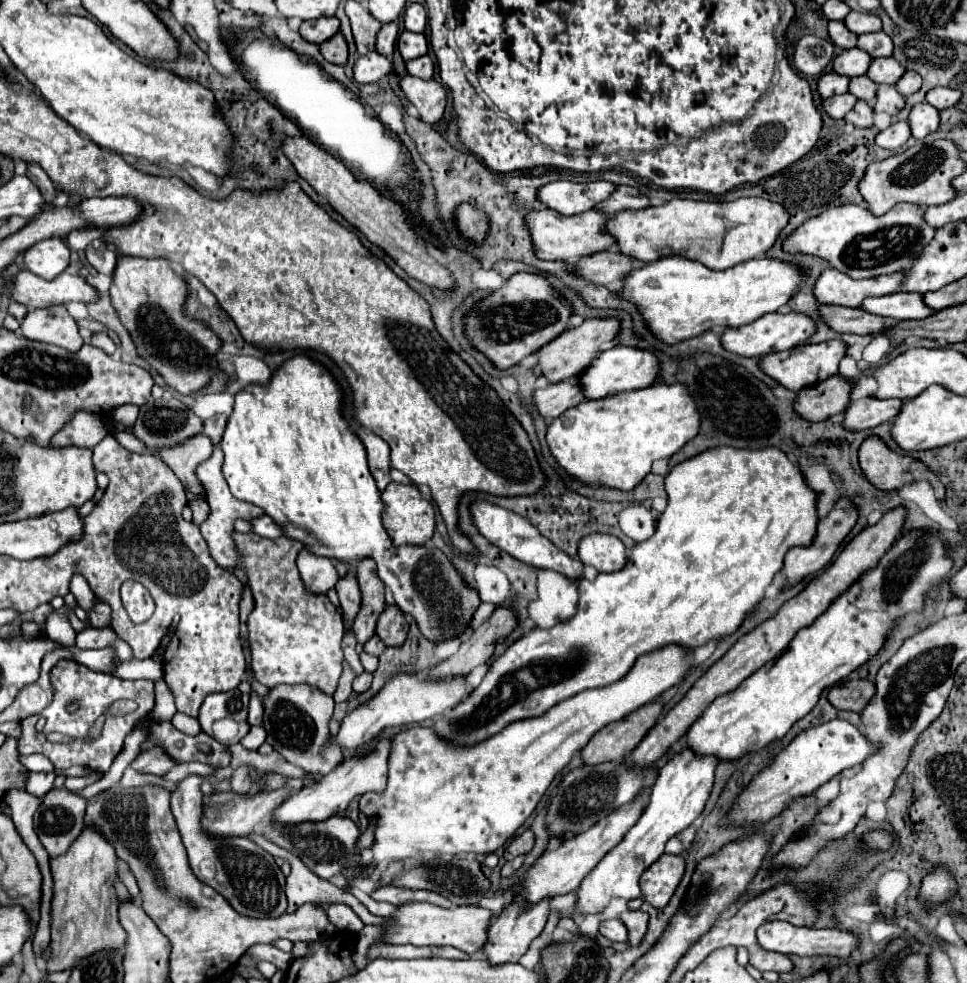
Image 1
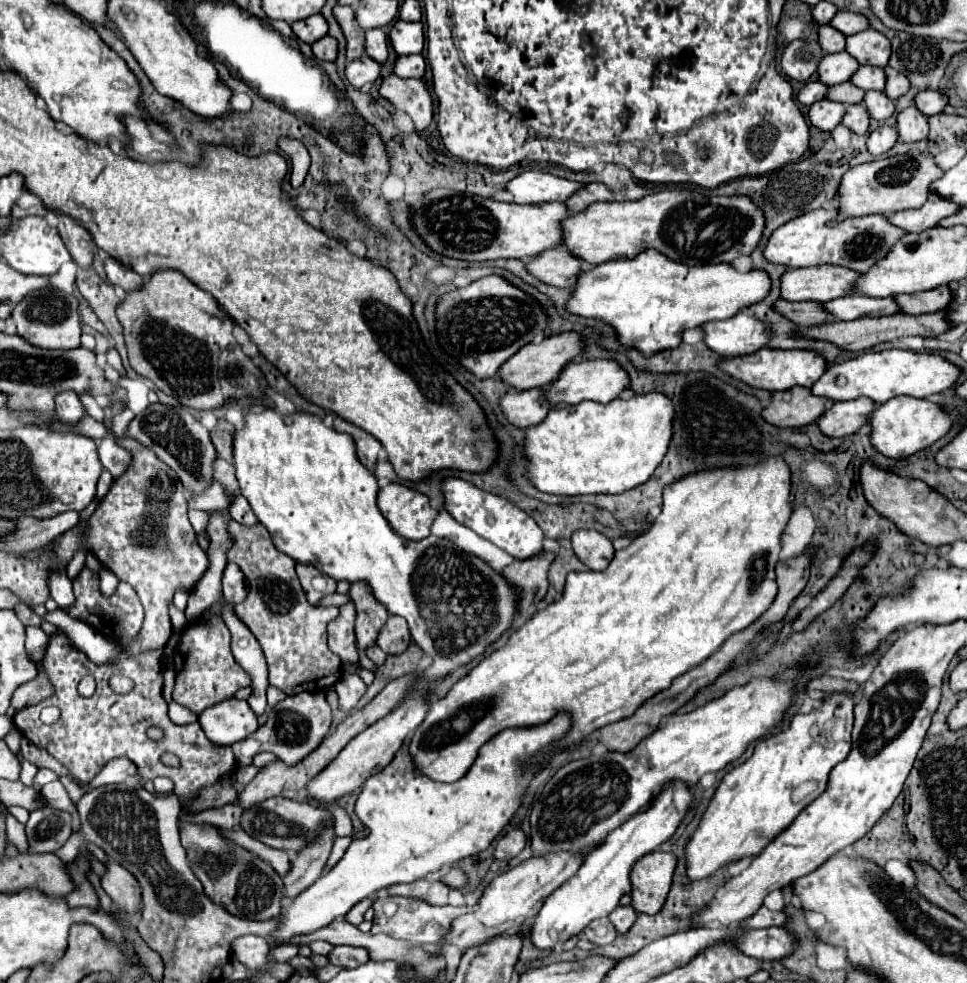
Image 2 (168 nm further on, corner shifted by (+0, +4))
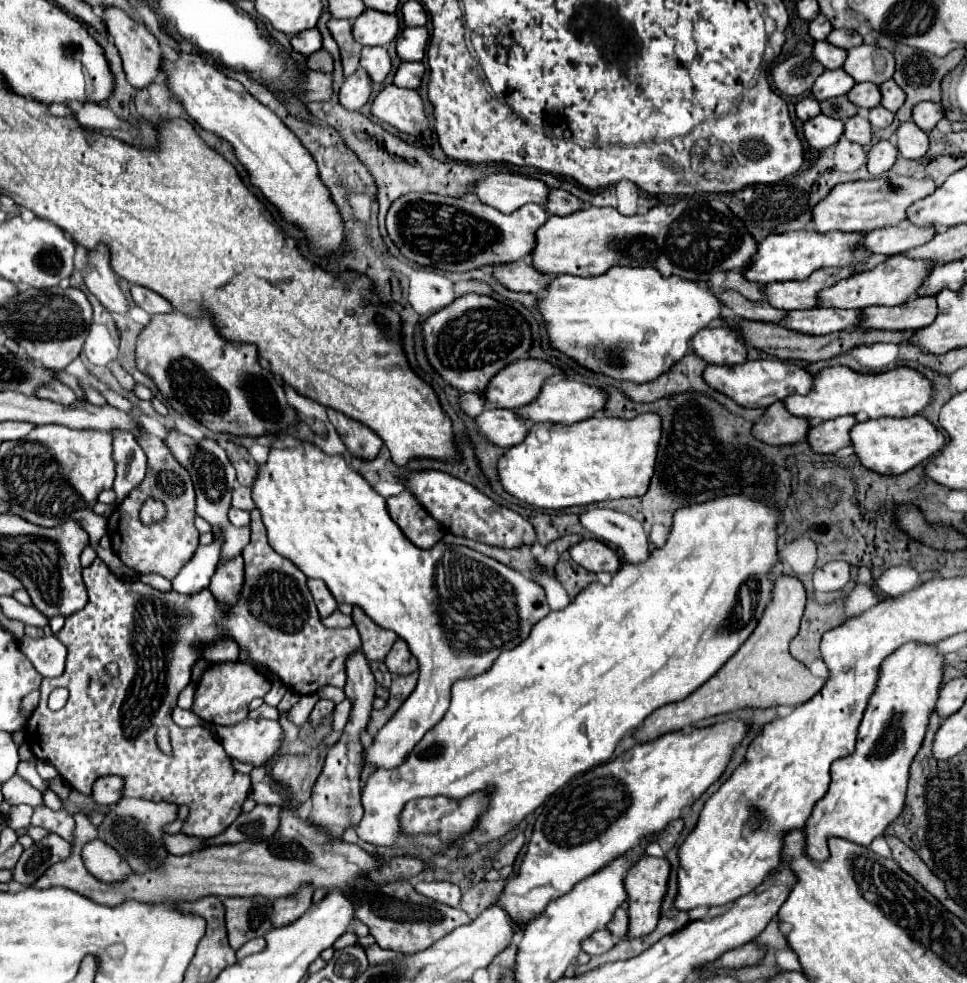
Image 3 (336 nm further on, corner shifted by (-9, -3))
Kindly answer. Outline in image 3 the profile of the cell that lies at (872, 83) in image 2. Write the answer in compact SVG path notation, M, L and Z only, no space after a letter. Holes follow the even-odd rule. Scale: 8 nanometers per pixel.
M869 82L855 84L855 86L847 92L847 98L849 98L857 108L867 108L867 110L879 106L879 102L881 102L879 88L877 88L875 84L869 84Z

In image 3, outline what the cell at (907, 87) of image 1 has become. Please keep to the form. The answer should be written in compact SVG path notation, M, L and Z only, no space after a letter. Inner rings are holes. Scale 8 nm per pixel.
M887 80L879 86L881 90L881 106L889 112L897 112L905 102L905 92L895 84L895 80Z

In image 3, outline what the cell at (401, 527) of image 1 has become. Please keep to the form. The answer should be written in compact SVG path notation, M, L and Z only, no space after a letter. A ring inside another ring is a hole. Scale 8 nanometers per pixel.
M407 490L387 498L387 510L405 538L411 540L417 548L431 548L445 534L443 526L439 526L439 522L435 522Z

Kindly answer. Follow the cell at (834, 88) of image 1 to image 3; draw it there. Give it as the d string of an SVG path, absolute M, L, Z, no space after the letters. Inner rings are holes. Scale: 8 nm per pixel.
M807 96L807 98L803 98L801 102L797 102L797 106L795 106L795 114L797 114L797 118L799 118L801 122L807 122L807 120L811 120L811 118L815 118L815 116L821 114L819 102L817 102L815 98Z

